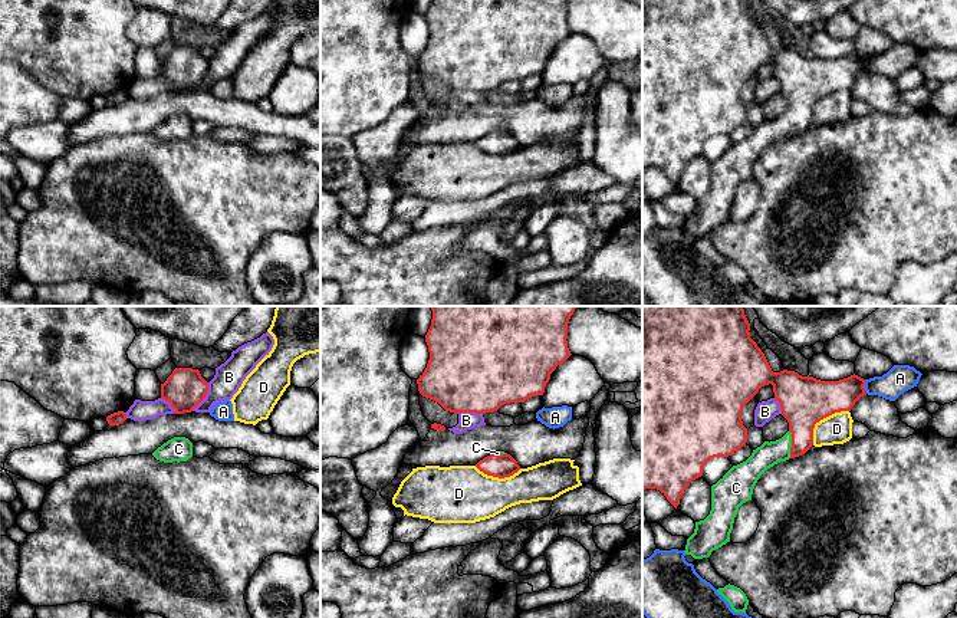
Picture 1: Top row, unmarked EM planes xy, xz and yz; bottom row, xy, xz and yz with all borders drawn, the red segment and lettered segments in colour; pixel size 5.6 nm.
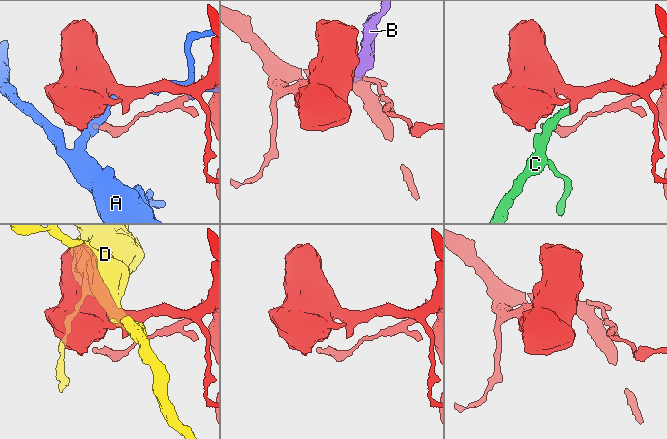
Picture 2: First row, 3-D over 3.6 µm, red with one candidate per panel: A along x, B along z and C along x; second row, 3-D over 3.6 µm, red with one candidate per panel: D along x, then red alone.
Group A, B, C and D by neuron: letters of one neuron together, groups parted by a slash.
A / B / C / D

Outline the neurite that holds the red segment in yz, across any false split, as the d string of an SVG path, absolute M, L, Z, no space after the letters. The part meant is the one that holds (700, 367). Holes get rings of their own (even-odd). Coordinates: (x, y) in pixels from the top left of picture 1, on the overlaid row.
M642 306L642 490L660 490L677 509L684 490L693 480L703 476L703 467L708 460L729 457L746 446L743 407L764 385L773 385L775 400L789 423L789 431L782 438L764 441L746 461L733 466L711 486L710 515L695 522L694 533L687 539L684 550L694 559L708 558L713 550L730 542L739 507L752 500L757 480L767 469L805 454L813 446L816 423L835 412L851 411L855 402L866 395L864 388L866 379L855 374L839 381L820 381L787 369L773 372L749 331L750 323L743 306Z

